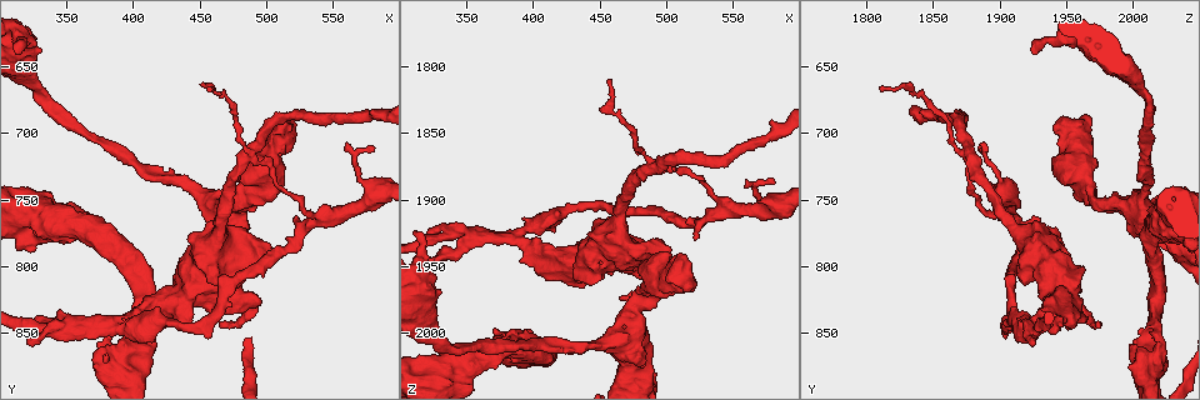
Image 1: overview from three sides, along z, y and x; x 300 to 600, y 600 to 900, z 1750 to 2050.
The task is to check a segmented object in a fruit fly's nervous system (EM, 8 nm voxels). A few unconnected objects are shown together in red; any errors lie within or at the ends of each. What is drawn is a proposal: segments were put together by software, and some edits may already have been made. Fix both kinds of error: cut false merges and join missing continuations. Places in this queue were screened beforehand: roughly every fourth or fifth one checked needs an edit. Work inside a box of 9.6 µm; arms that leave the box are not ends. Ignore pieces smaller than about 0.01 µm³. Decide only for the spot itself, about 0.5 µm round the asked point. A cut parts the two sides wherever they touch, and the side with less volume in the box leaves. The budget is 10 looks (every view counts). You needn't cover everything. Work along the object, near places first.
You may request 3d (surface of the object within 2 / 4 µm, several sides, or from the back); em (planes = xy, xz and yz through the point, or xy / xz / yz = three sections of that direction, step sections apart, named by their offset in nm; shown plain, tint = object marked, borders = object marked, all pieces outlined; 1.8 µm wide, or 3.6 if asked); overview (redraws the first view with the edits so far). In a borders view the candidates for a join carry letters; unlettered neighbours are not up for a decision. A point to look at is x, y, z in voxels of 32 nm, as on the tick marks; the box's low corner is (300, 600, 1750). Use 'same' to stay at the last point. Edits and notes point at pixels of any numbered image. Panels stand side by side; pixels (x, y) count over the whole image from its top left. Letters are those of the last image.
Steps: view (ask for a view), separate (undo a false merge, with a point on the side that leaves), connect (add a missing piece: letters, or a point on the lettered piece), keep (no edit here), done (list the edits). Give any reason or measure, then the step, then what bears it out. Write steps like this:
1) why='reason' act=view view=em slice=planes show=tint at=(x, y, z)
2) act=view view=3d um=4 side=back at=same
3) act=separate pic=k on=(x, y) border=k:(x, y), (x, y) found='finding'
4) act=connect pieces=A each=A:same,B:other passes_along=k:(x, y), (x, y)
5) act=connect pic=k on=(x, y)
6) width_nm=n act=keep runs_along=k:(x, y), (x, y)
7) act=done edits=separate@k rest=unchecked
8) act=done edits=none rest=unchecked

why='end of a long branch' act=view view=em slice=planes show=borders at=(466, 848, 1976)

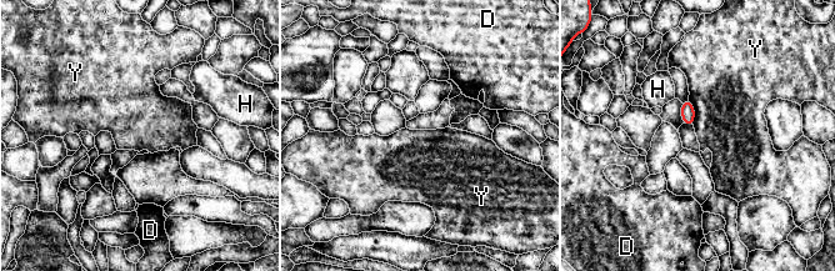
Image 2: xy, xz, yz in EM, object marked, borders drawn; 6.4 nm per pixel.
act=keep each=D:other,H:other,Y:other border=2:(689, 98), (694, 109), (694, 125) found='no lettered piece goes on from it'

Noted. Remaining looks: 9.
why='calibre changes' act=view view=em um=3.6 slice=planes show=plain at=(472, 786, 2038)

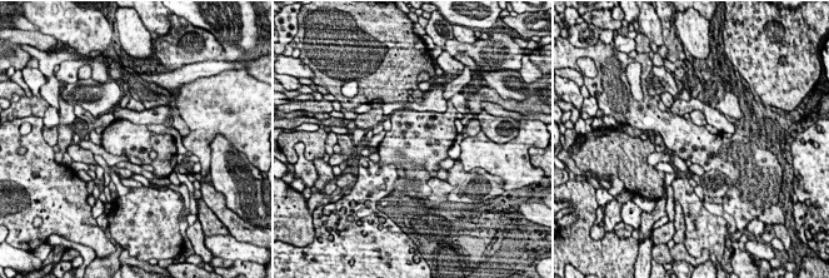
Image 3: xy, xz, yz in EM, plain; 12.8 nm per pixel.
act=view view=em um=3.6 slice=planes show=borders at=same

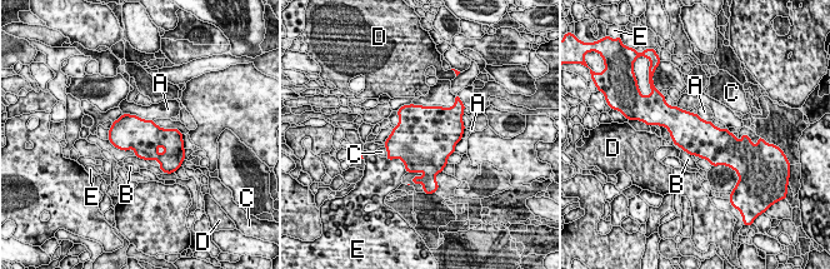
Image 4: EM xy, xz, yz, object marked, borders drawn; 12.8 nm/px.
longest_contact=A:420nm act=keep each=A:other,B:other,C:other,D:other,E:other border=4:(123, 113), (153, 120) found='all the same neuron'

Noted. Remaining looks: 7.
why='sharp bend' act=view view=3d um=4 at=(514, 704, 1960)

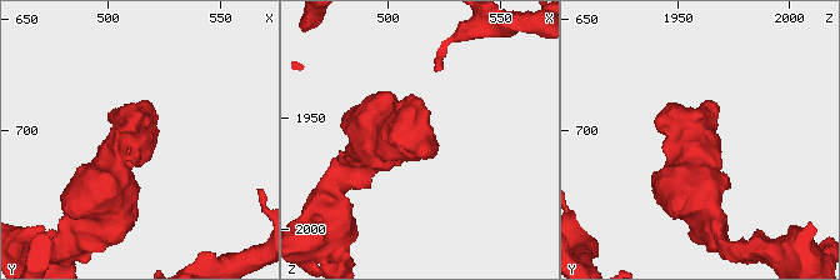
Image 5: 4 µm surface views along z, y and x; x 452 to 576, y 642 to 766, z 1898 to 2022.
act=view view=em um=3.6 slice=xy step=4 show=tint at=(514, 703, 1957)

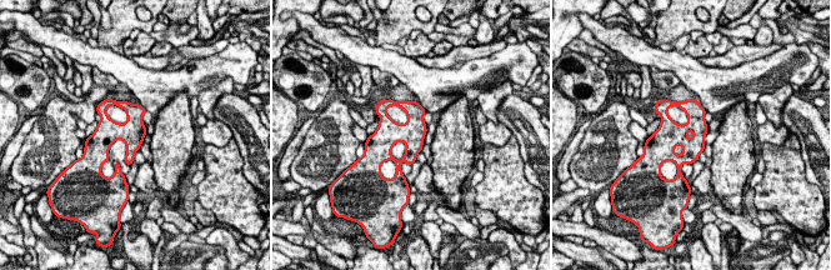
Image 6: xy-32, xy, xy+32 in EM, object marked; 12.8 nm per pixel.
why='another direction' act=view view=em um=3.6 slice=planes show=borders at=same

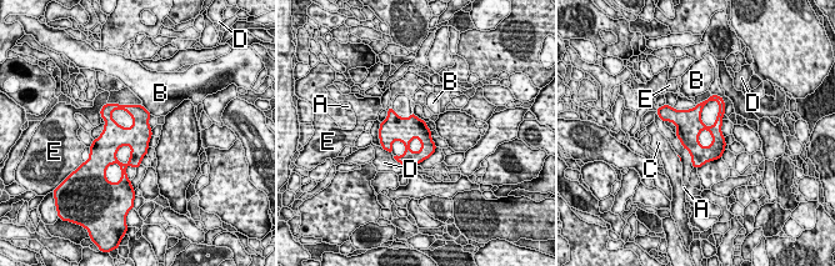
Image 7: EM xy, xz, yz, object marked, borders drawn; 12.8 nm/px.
act=keep each=A:other,B:other,C:other,D:other,E:other border=7:(141, 105), (151, 114) found='continuous, no second neuron'

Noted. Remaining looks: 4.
act=view view=em slice=xy step=16 show=tint at=(488, 716, 1876)

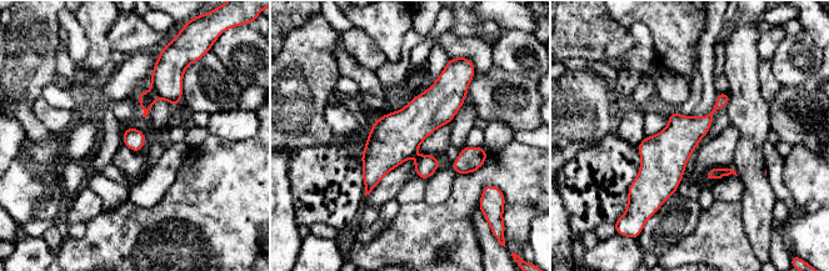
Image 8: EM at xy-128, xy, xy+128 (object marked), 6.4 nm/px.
act=view view=em slice=planes show=borders at=same

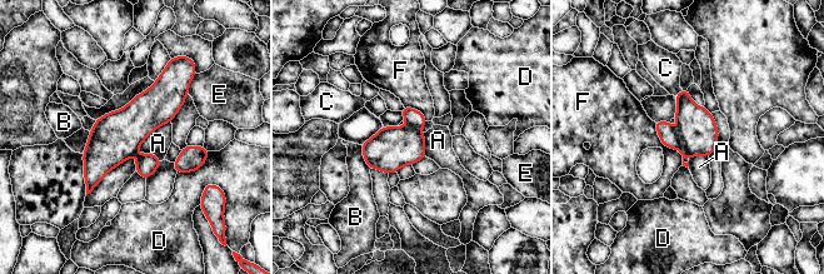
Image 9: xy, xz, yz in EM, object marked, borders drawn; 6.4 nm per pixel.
width_nm=280 act=separate pic=9 on=(664, 129) each=A:other,B:other,C:other,D:other,E:other,F:other border=9:(680, 143), (688, 157) found='two neurons meet here'

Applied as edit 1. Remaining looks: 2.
act=done edits=separate@9 rest=unchecked

